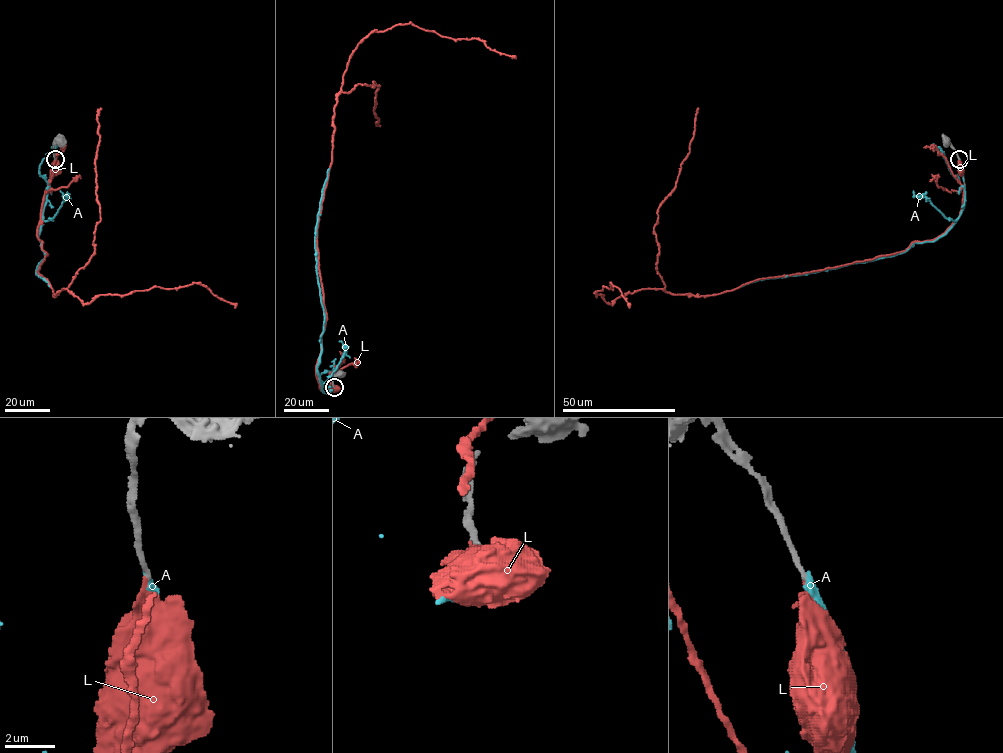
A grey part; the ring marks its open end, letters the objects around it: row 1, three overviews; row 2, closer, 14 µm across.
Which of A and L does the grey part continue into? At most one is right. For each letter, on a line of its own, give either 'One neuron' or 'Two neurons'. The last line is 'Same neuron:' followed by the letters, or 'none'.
A: One neuron
L: Two neurons
Same neuron: A

